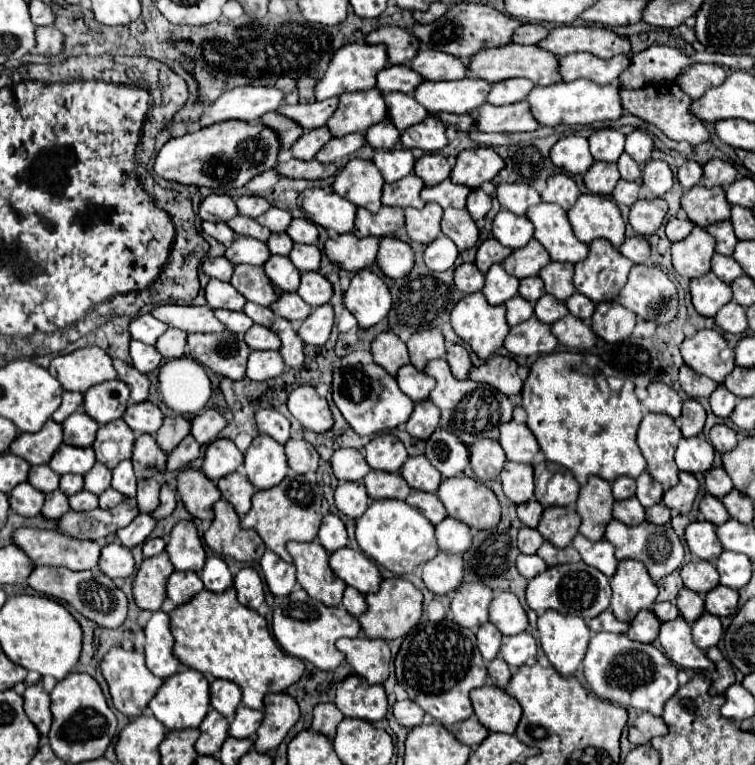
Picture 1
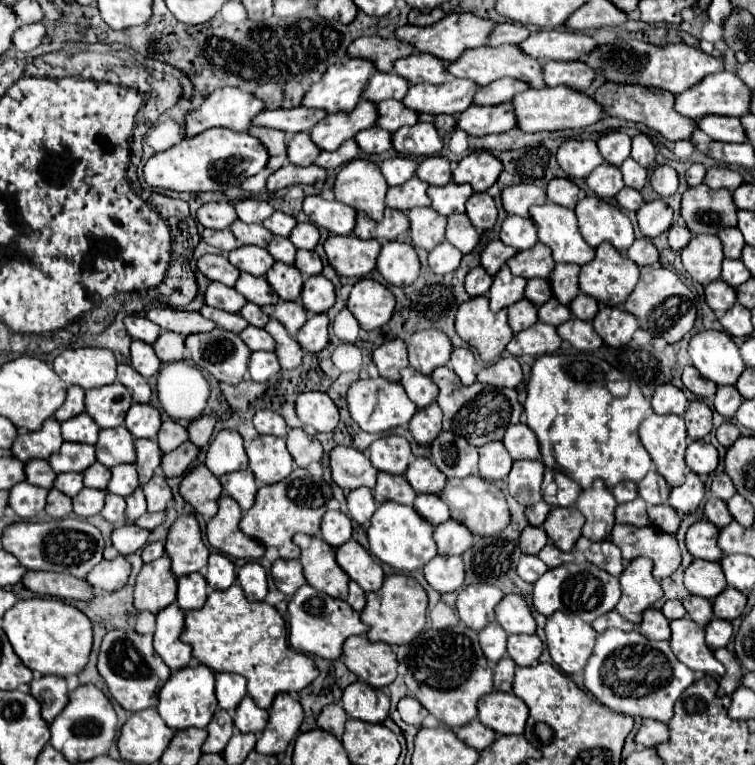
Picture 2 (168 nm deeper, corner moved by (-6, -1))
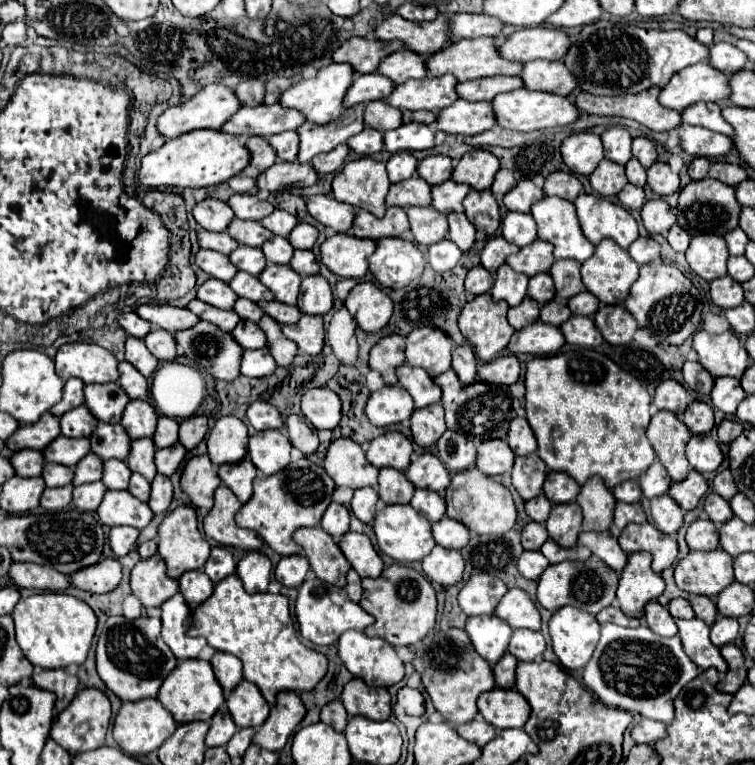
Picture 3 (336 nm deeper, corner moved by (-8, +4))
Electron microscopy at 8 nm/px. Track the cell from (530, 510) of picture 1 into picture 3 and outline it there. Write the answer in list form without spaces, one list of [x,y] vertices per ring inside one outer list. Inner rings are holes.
[[[540,494],[538,498],[532,498],[532,500],[526,502],[526,514],[530,516],[530,520],[540,522],[540,524],[546,522],[546,518],[550,514],[550,508],[552,508],[552,504],[548,502],[548,498],[544,494]]]

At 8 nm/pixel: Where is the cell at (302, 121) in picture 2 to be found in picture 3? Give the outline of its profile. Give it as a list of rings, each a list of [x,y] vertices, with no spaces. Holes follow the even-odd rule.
[[[280,104],[274,106],[242,106],[220,130],[232,136],[272,136],[286,130],[296,130],[304,124],[304,118],[296,110],[284,110]]]

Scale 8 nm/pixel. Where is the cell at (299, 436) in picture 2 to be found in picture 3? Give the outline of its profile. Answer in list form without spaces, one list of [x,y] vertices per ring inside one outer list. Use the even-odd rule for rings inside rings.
[[[296,414],[288,416],[286,418],[286,430],[288,430],[292,446],[302,450],[306,456],[316,452],[316,448],[318,448],[318,434],[304,418],[300,418]]]

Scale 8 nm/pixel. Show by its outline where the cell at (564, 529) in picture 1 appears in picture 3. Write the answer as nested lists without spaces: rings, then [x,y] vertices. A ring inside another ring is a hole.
[[[576,502],[554,504],[546,520],[546,530],[554,542],[564,548],[578,544],[578,534],[582,530],[582,510]]]

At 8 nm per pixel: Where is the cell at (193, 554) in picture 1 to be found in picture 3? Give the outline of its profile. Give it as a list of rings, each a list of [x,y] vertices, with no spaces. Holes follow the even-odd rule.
[[[178,506],[162,520],[162,524],[158,528],[158,554],[166,562],[166,566],[168,566],[166,574],[170,578],[180,578],[184,572],[198,570],[206,564],[208,554],[210,554],[210,544],[198,530],[196,512],[192,506]]]

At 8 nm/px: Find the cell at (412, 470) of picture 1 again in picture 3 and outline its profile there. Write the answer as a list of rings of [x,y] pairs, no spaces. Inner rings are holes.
[[[422,454],[412,460],[406,476],[416,488],[428,488],[434,492],[444,492],[450,482],[446,466],[434,454]]]

